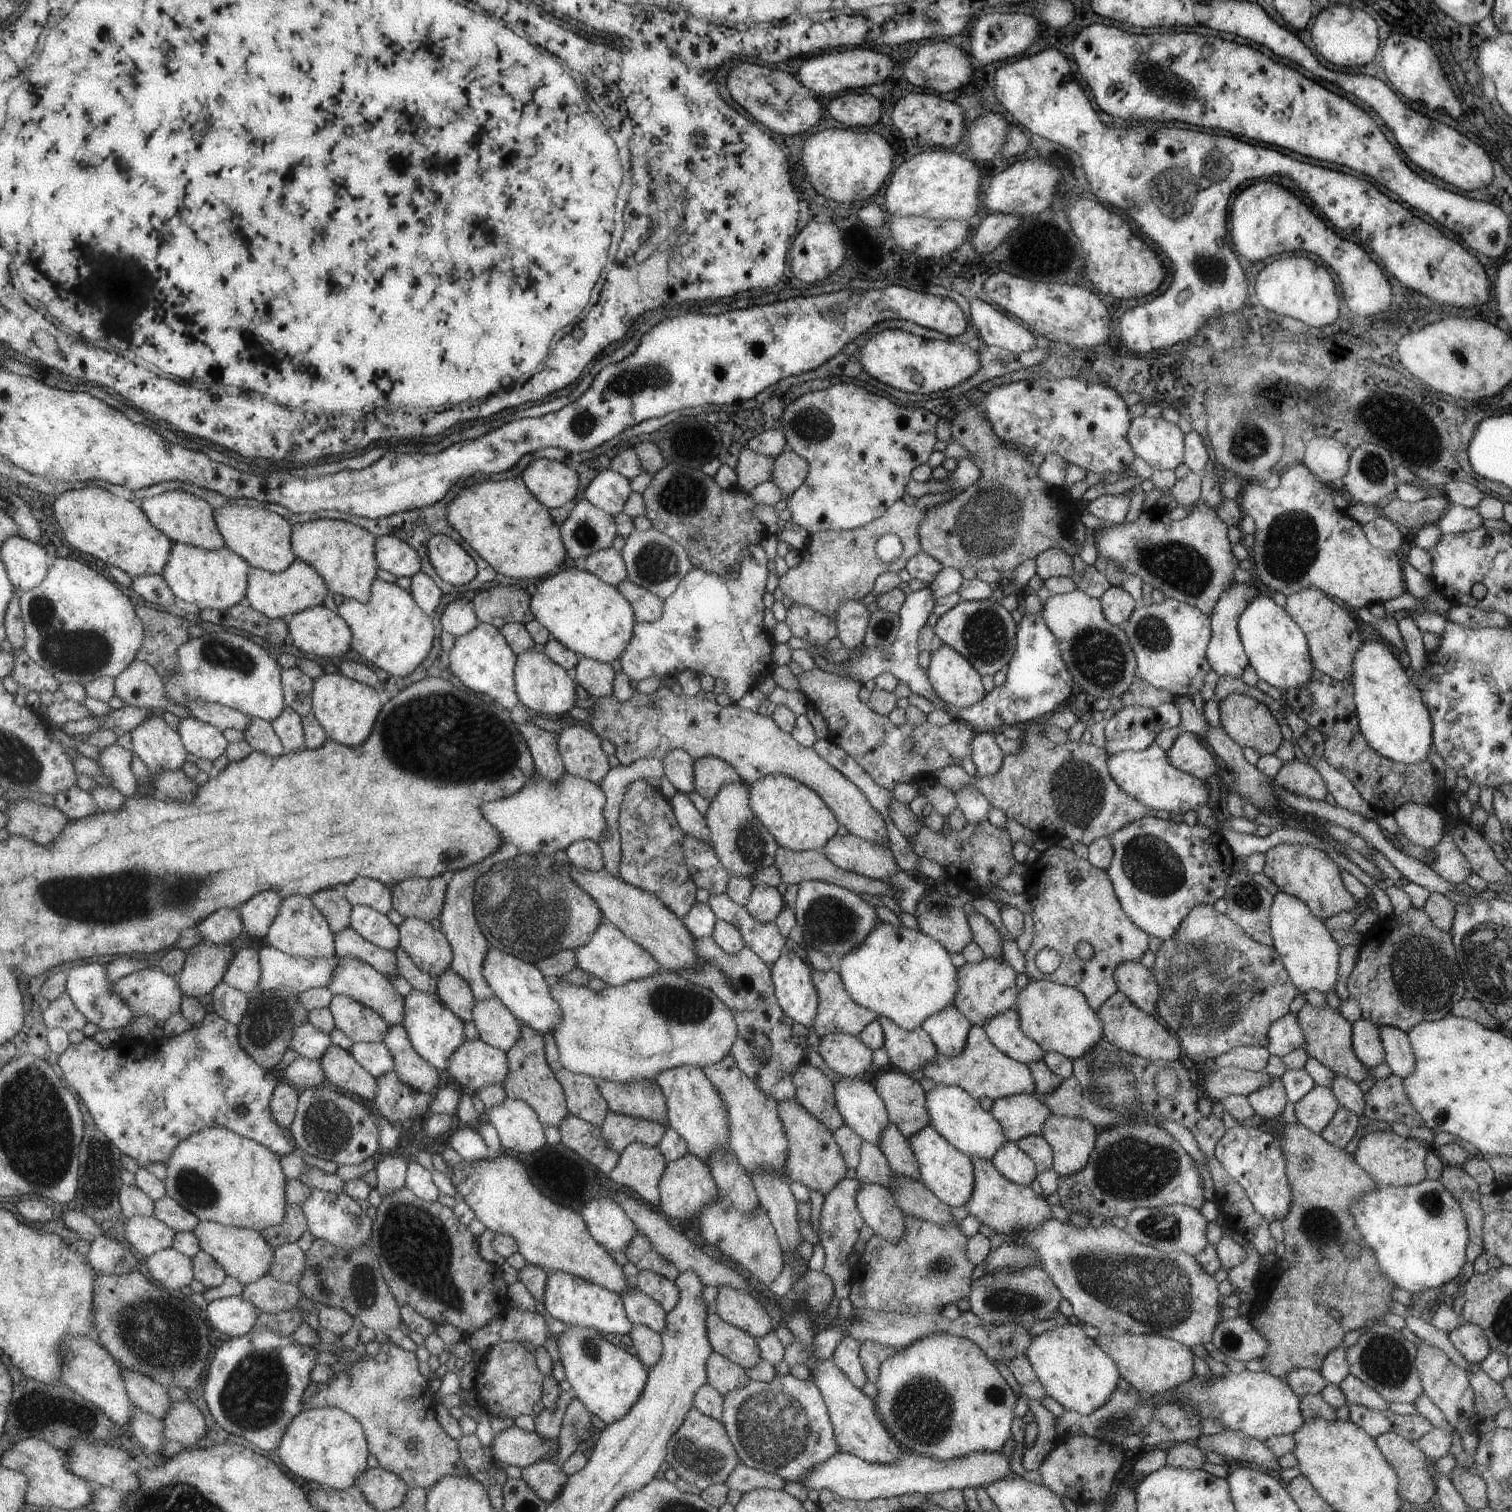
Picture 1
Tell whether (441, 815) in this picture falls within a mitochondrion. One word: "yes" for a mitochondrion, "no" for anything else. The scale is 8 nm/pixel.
no

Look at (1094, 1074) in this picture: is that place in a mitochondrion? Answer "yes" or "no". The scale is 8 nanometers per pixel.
yes

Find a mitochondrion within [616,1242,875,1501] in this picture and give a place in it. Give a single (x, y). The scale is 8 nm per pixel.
(773, 1428)

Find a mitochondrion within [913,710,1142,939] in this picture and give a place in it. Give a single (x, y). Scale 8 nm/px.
(1077, 790)

